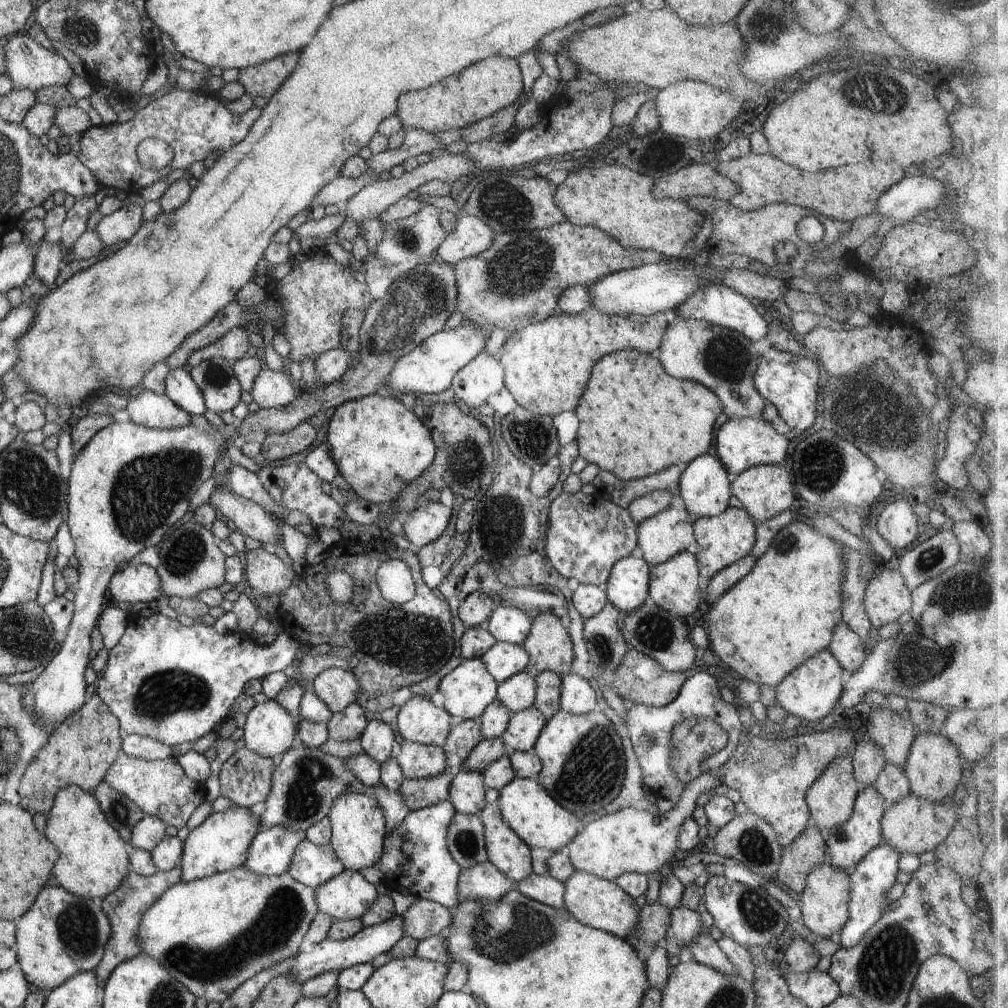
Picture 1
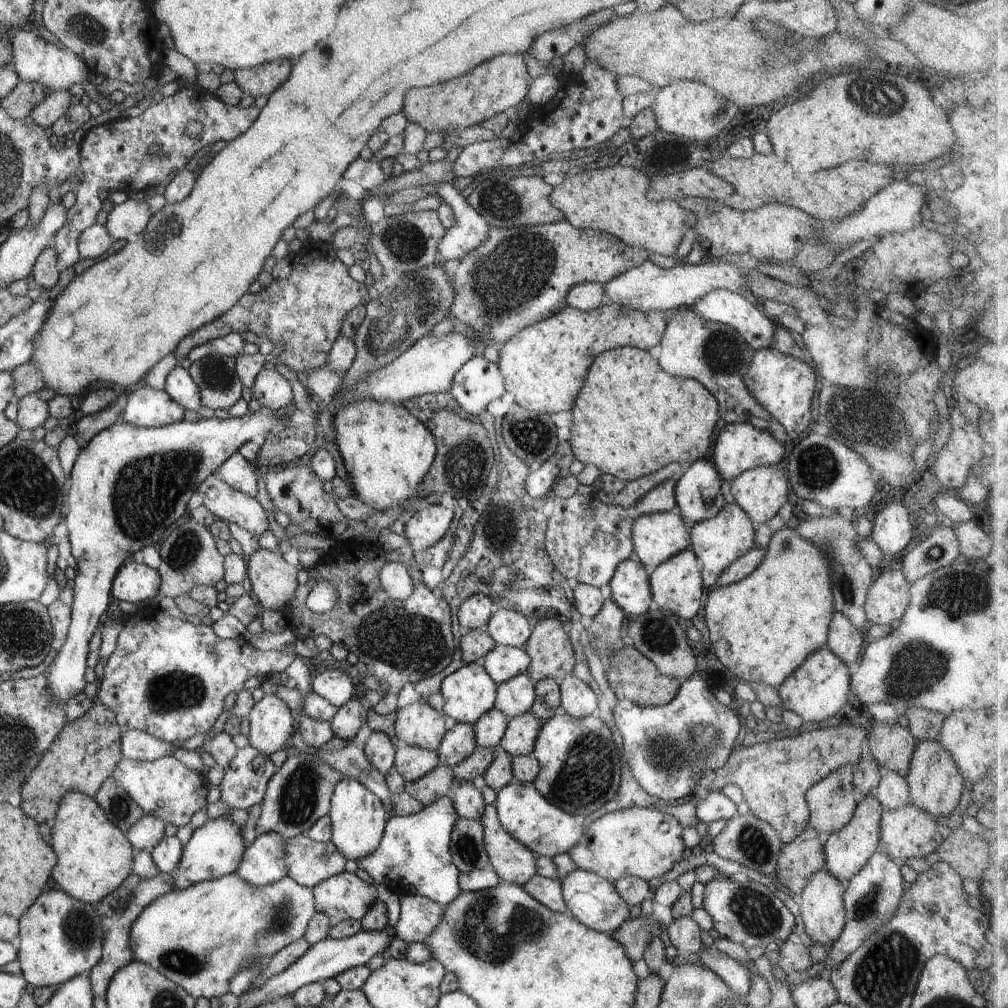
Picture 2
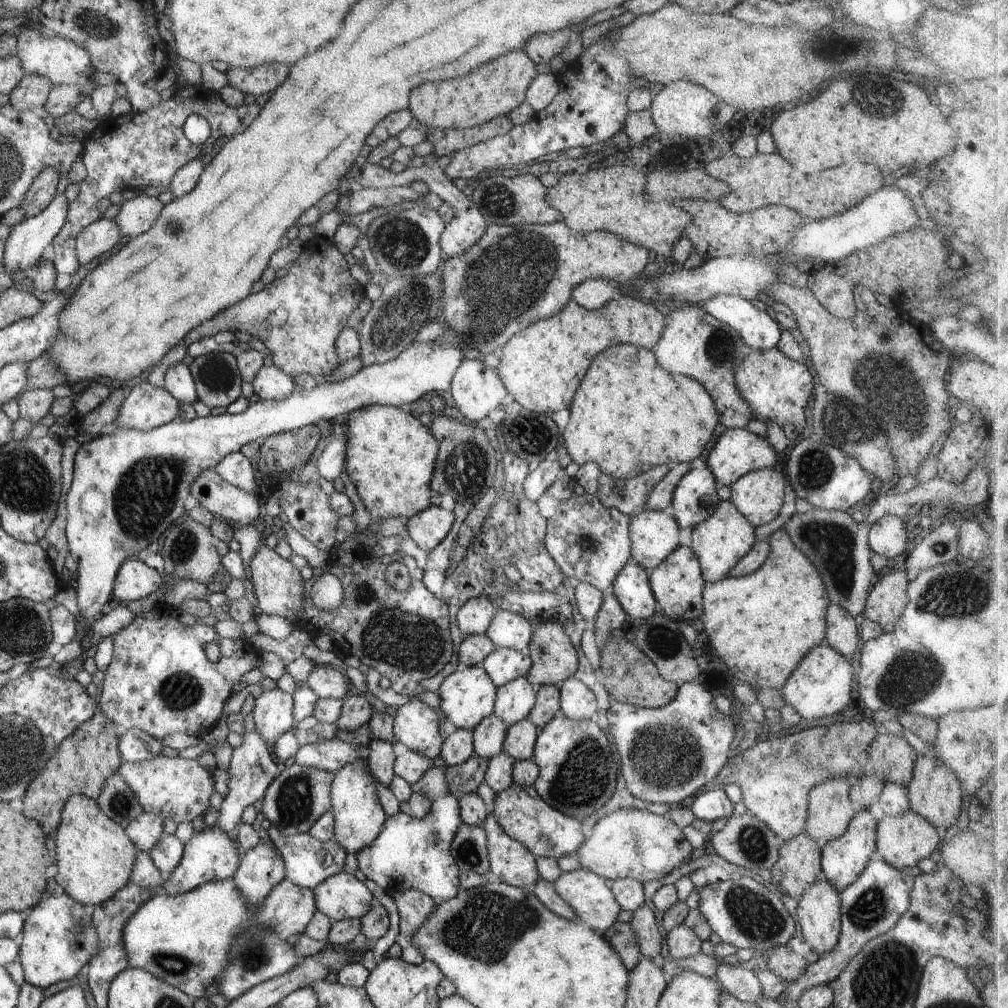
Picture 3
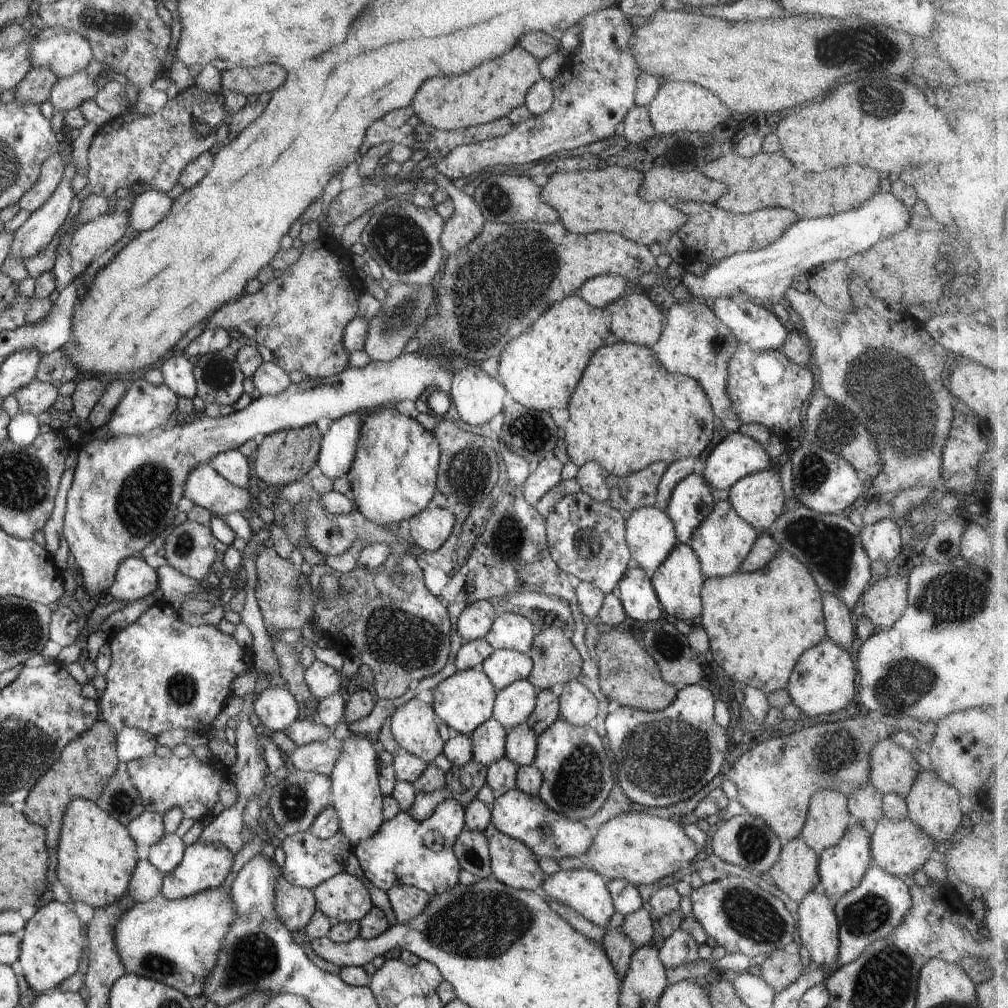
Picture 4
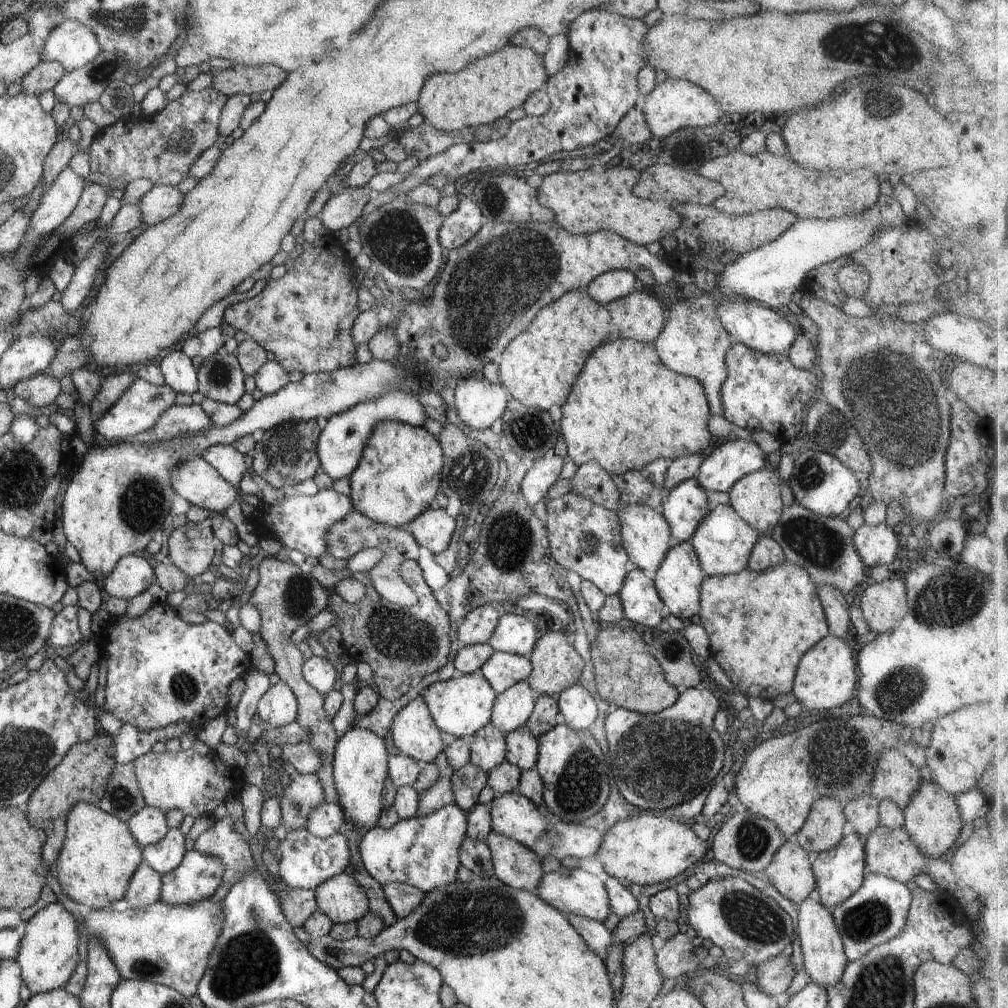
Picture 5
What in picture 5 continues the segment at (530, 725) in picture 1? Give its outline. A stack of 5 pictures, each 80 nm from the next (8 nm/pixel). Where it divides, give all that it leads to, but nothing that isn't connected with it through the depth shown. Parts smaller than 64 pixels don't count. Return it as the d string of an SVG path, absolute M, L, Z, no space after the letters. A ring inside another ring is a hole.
M526 725L505 735L505 750L505 761L518 766L521 771L535 769L538 742Z

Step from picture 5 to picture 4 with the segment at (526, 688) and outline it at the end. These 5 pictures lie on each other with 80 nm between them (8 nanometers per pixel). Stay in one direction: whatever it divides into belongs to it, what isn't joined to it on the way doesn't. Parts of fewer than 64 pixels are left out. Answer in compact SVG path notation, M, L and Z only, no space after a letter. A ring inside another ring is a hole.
M527 678L509 684L496 693L493 717L506 730L522 724L532 714L539 691Z

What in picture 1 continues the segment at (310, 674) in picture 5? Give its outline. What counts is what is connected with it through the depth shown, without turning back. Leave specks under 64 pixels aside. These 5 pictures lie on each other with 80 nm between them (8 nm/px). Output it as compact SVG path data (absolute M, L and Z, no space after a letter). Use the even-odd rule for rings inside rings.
M327 668L313 680L312 691L332 713L356 702L361 686L350 669Z

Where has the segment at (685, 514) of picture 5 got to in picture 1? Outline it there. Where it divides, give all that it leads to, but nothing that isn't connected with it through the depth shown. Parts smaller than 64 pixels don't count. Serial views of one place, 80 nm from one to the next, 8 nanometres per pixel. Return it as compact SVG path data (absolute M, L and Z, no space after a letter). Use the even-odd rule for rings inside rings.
M712 454L697 456L682 471L679 492L691 516L715 517L728 507L733 494L726 465Z

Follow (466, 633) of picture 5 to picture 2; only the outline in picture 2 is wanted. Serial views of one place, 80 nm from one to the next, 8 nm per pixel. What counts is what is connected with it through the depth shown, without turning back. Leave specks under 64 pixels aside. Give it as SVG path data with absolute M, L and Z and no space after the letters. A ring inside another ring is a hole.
M476 594L476 596L470 596L460 604L458 620L468 630L480 629L498 609L494 600L490 600L484 594Z

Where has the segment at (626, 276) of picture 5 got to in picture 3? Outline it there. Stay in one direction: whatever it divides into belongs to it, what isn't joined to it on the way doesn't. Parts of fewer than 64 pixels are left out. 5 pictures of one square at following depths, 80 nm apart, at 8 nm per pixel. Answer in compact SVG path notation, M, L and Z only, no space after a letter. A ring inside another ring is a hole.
M588 279L578 284L571 292L571 300L586 310L592 311L616 298L618 284L604 279Z

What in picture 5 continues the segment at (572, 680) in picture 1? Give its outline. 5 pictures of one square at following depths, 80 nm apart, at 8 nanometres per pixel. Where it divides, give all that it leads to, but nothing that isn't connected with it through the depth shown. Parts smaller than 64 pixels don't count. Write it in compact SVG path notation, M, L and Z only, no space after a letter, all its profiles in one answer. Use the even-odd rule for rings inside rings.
M579 683L566 688L556 700L565 724L574 730L590 730L598 718L598 706L594 698Z

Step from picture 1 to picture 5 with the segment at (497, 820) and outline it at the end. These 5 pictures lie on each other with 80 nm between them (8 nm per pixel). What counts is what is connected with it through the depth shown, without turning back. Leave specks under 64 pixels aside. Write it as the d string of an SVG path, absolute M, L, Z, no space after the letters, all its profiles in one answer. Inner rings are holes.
M494 830L485 840L492 854L494 876L517 890L535 892L542 876L539 857L524 844L506 838Z

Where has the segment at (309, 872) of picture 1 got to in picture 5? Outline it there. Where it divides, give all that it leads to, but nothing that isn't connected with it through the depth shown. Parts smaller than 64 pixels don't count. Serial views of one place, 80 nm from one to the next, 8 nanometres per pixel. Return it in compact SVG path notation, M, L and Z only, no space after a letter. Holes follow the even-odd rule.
M306 829L288 831L288 835L278 845L282 852L278 862L280 880L290 888L316 889L335 875L344 873L350 865L350 850L348 838L340 832L328 838L319 838L310 834Z

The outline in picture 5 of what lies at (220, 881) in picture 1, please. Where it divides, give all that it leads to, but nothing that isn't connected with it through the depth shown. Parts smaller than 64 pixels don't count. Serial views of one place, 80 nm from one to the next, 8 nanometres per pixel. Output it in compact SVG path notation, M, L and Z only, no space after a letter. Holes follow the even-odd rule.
M286 888L280 892L280 903L286 920L293 928L303 927L304 922L316 912L318 906L312 889ZM213 896L200 900L196 904L166 904L158 900L144 908L127 909L118 912L112 907L108 909L95 909L84 917L82 925L88 940L96 938L104 944L106 952L117 964L118 972L121 972L121 980L144 980L174 988L186 999L196 995L197 985L200 978L208 968L208 958L216 947L216 940L222 930L222 909L221 902L216 902Z

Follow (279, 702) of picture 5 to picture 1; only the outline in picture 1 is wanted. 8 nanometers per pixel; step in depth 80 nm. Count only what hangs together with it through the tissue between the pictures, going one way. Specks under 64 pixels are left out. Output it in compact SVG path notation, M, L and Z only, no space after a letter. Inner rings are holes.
M275 699L256 703L244 724L245 747L271 759L279 758L292 748L297 720Z

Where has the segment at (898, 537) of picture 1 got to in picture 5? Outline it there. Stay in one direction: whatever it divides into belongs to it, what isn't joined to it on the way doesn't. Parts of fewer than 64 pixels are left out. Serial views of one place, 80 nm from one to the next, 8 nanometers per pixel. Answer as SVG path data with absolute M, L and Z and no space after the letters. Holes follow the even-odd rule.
M864 523L852 536L854 548L866 569L890 565L898 556L898 536L888 524L870 526Z

